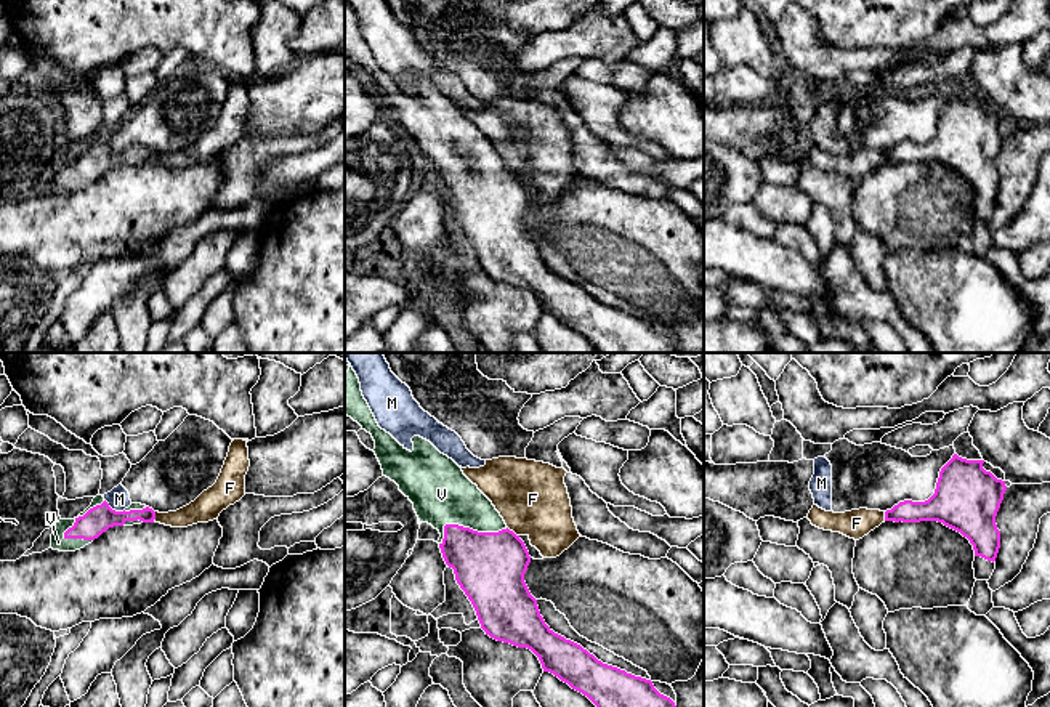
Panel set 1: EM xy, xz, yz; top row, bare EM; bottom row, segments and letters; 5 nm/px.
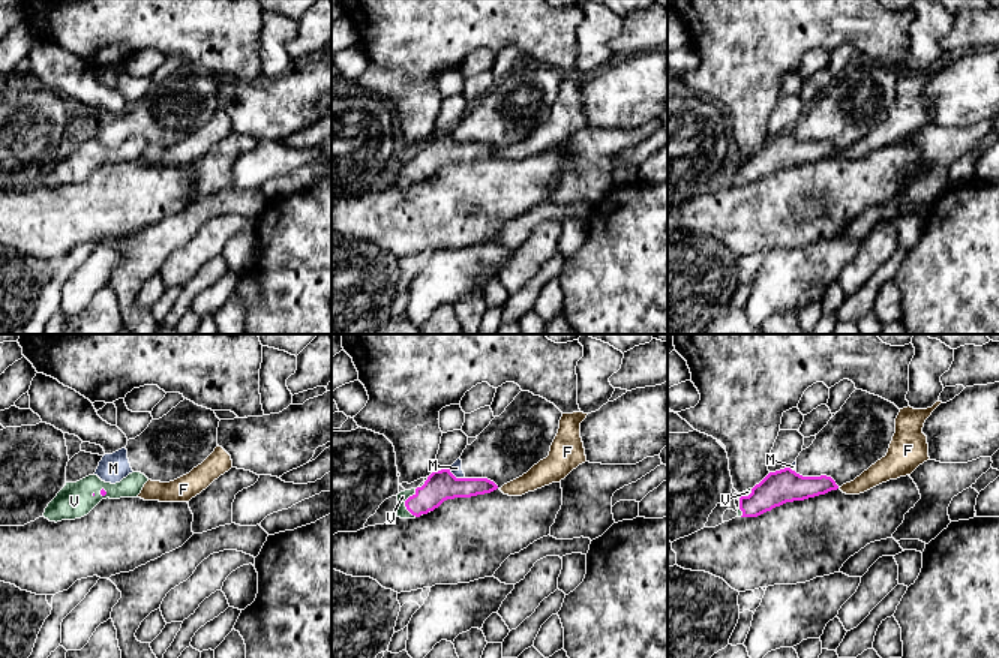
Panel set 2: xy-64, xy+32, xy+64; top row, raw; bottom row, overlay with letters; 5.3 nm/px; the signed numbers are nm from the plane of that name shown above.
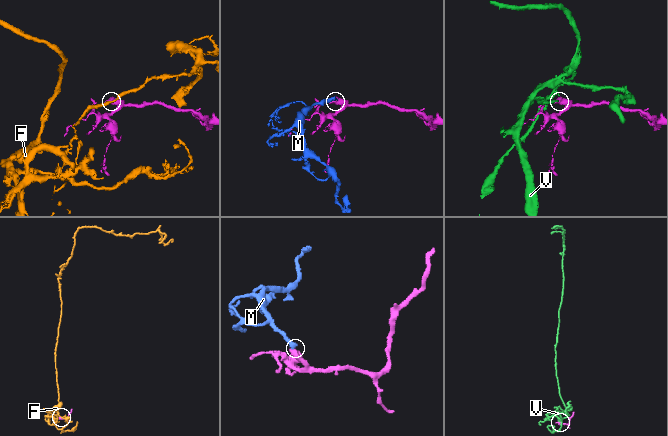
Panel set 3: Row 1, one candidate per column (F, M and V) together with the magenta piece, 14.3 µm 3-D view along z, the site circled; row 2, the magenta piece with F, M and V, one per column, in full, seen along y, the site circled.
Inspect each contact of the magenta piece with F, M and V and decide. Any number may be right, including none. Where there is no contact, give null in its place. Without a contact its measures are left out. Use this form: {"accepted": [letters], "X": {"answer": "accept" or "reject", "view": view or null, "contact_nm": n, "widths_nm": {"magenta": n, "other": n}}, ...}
{"accepted": ["V"], "F": {"answer": "reject", "view": "xz", "contact_nm": 80, "widths_nm": {"magenta": 360, "other": 360}}, "M": {"answer": "reject", "view": "xy", "contact_nm": 120, "widths_nm": {"magenta": 140, "other": 110}}, "V": {"answer": "accept", "view": "xz", "contact_nm": 360, "widths_nm": {"magenta": 360, "other": 300}}}

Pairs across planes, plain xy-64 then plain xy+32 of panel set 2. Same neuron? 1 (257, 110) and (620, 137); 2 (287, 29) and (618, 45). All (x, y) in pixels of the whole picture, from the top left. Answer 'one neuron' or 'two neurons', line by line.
1: two neurons
2: two neurons

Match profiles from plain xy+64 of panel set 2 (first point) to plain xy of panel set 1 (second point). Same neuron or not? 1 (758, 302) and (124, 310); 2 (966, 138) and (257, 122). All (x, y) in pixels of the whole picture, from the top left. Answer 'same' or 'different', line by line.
1: different
2: different

